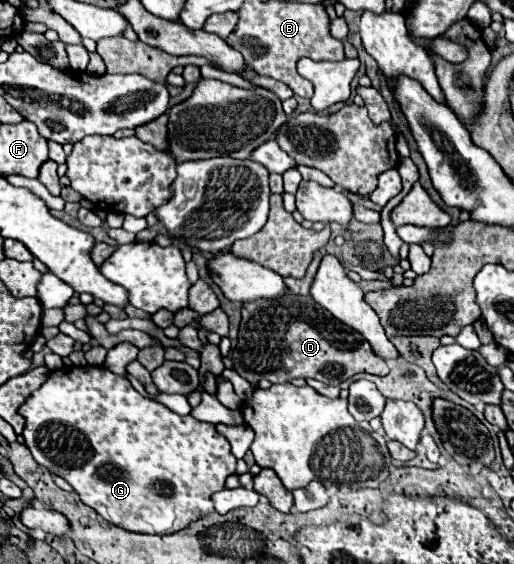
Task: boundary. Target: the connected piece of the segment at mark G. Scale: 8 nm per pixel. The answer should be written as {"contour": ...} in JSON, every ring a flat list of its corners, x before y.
{"contour":[[61,367,57,371,51,371,49,377,45,379,45,383,27,397,27,401,17,409,17,413,25,419,23,437,25,437,25,445,29,447,33,459,39,465,43,465,45,469,49,469,49,473,63,477,75,489,81,503,95,509,111,525,117,525,125,531,135,531,135,533,145,533,145,535,167,535,167,533,175,533,175,531,185,529,189,523,193,523,195,519,201,519,203,515,209,515,213,511,211,495,215,491,223,489,225,479,235,471,235,463,237,463,237,459,231,453,229,441,221,433,217,433,215,425,197,421,193,415,181,417,181,415,173,413,171,409,167,409,157,399,153,399,149,395,141,395,129,383,127,377,115,375,107,367]]}

